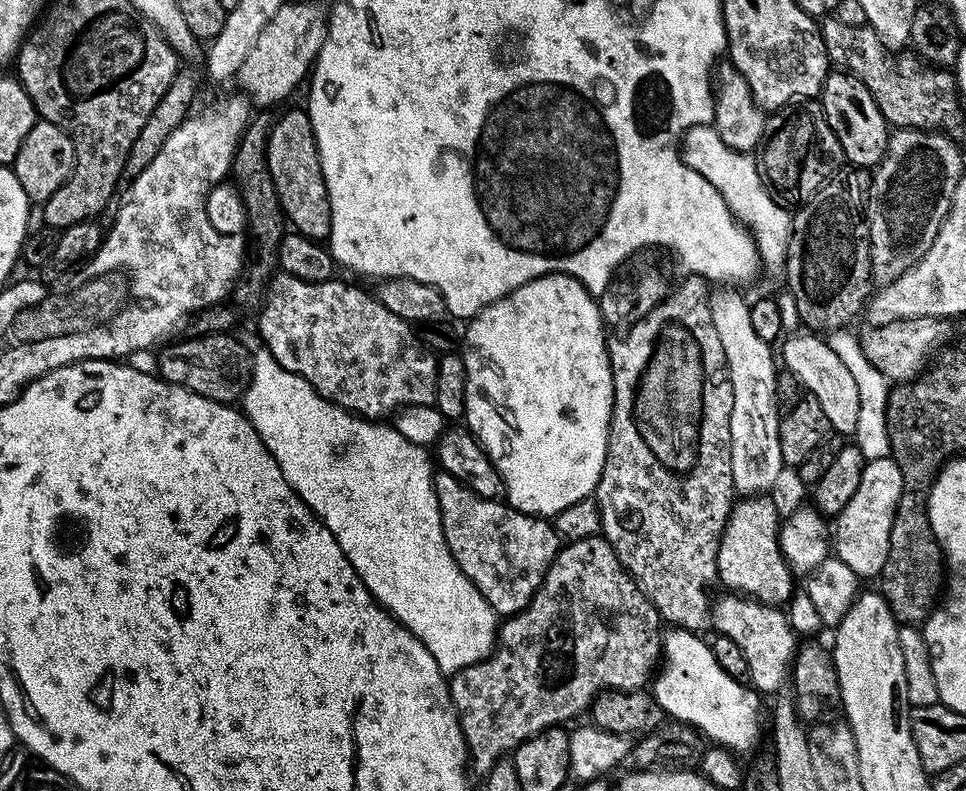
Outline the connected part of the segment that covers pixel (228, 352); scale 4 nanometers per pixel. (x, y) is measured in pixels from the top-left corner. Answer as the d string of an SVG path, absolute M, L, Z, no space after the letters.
M209 334L191 339L181 344L167 345L169 348L160 356L159 379L208 400L217 400L219 404L231 405L239 401L245 394L250 377L250 363L244 357L243 350L226 334Z

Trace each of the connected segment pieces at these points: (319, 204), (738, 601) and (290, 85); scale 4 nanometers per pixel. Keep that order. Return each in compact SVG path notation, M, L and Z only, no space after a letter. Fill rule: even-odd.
M307 111L288 112L280 121L273 123L268 130L268 141L264 151L264 163L272 176L280 205L287 223L295 231L317 242L327 241L332 229L332 211L326 182L320 165L320 155L316 149L316 139L312 133L312 123ZM308 179L304 188L300 180Z
M736 594L724 596L728 604L723 604L721 599L715 601L710 616L720 627L719 631L729 636L736 644L739 644L745 659L748 660L748 680L751 687L760 694L776 692L790 676L793 667L793 657L797 655L796 641L798 636L793 632L788 617L779 607L771 604L761 604L759 600L741 598ZM728 616L740 616L736 624L728 620ZM744 632L744 636L740 636Z
M281 3L268 19L268 25L258 34L246 62L242 62L238 81L244 89L243 95L260 110L268 110L271 104L284 100L300 83L305 83L311 73L326 35L322 27L322 16L312 8L299 8L296 4Z

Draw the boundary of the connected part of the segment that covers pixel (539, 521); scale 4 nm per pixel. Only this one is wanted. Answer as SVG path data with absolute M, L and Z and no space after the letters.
M437 475L434 483L440 503L440 520L520 520L520 548L500 548L500 552L484 552L484 556L480 556L480 552L468 552L468 556L460 556L462 574L466 574L468 581L496 612L497 617L515 616L531 602L532 595L544 581L552 559L562 547L562 540L556 537L547 519L528 516L499 499L483 500L454 476Z

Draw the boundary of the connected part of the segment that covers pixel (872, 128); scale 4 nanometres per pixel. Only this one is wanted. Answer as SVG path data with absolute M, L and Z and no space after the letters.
M829 71L824 90L818 97L818 104L821 104L819 107L824 121L838 138L843 159L848 159L856 168L875 169L888 151L890 125L878 110L866 86L846 71Z

